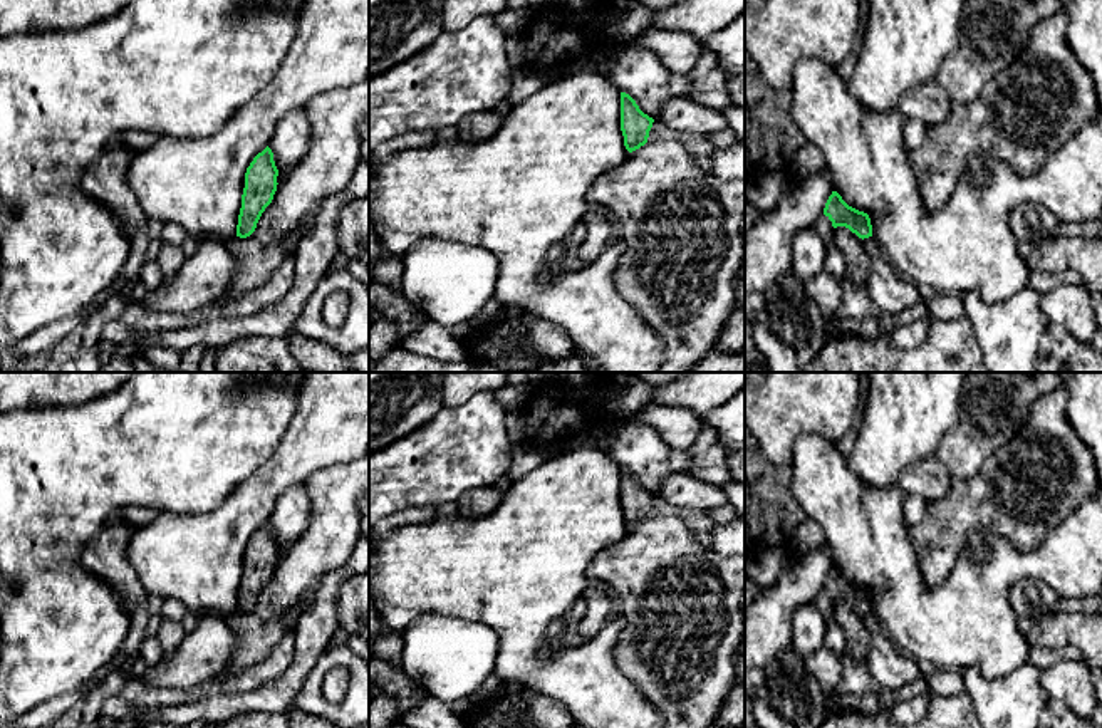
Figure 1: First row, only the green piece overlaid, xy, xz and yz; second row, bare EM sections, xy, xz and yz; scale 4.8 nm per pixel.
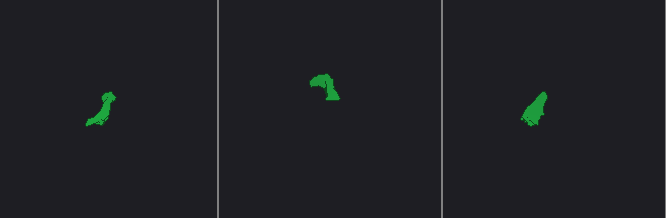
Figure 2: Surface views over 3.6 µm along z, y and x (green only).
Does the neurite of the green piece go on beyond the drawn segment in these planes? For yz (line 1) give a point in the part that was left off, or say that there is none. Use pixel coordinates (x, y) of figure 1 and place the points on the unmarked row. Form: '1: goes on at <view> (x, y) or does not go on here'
1: goes on at yz (822, 599)

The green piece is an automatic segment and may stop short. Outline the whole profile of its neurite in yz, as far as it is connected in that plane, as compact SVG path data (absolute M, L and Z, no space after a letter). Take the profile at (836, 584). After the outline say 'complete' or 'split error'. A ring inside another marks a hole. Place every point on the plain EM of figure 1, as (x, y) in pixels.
M832 567L825 579L824 589L814 601L827 624L835 621L834 607L837 602L849 604L862 616L872 612L869 590L849 582L837 567Z; split error

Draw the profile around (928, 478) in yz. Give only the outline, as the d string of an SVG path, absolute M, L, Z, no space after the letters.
M929 456L902 470L897 486L904 495L917 495L931 503L949 491L951 480L948 468L936 456Z

